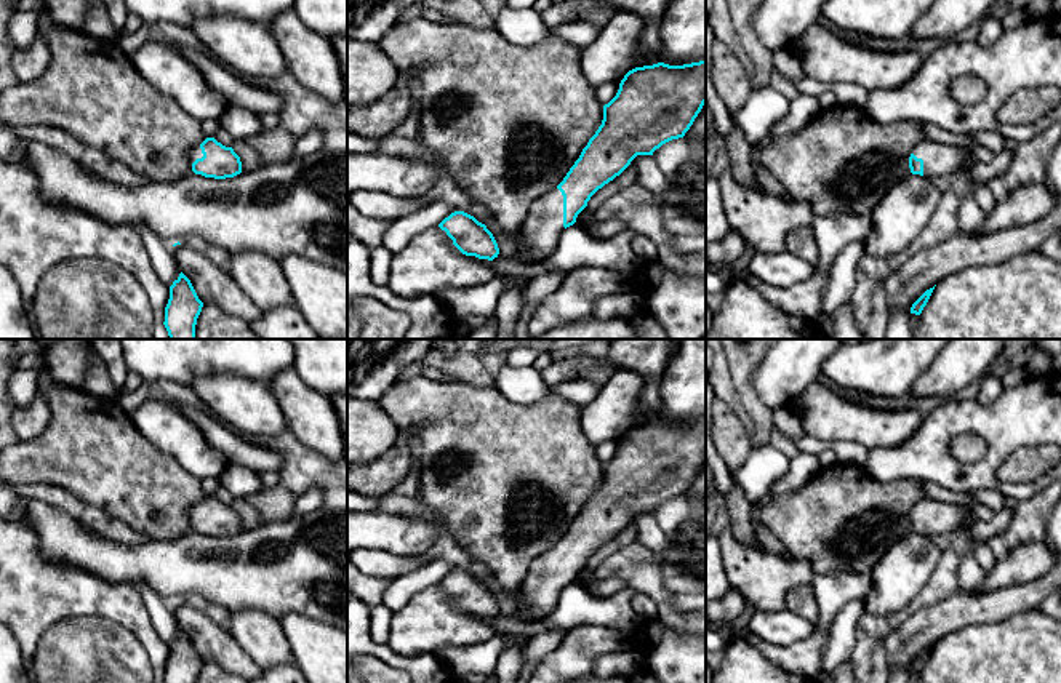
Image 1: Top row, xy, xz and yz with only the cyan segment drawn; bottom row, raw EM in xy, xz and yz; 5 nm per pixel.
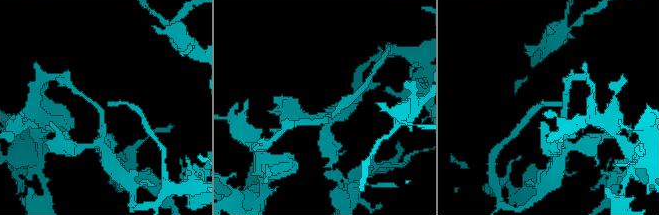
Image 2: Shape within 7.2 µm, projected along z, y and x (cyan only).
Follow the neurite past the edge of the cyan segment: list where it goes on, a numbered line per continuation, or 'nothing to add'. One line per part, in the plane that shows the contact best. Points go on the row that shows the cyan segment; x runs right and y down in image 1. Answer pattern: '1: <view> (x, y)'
1: xz (543, 227)

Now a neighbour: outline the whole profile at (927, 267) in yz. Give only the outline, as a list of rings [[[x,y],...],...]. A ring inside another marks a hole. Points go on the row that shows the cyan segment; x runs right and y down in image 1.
[[[1061,197],[1043,218],[989,235],[957,232],[949,240],[911,256],[883,283],[890,309],[911,312],[912,304],[941,280],[970,267],[1000,264],[1013,256],[1035,251],[1061,230]]]

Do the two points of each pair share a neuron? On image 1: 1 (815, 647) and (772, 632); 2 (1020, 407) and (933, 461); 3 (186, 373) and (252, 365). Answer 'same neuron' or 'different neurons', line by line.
1: different neurons
2: same neuron
3: same neuron

